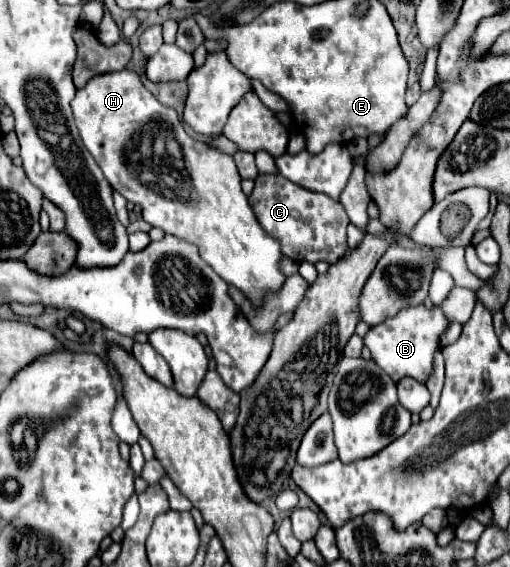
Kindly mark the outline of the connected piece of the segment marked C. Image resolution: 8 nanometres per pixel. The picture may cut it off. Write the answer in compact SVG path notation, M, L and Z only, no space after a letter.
M259 173L249 195L249 205L259 225L281 243L283 255L287 255L295 263L335 263L347 253L345 229L349 225L349 217L339 201L333 201L323 193L303 189L277 173Z

